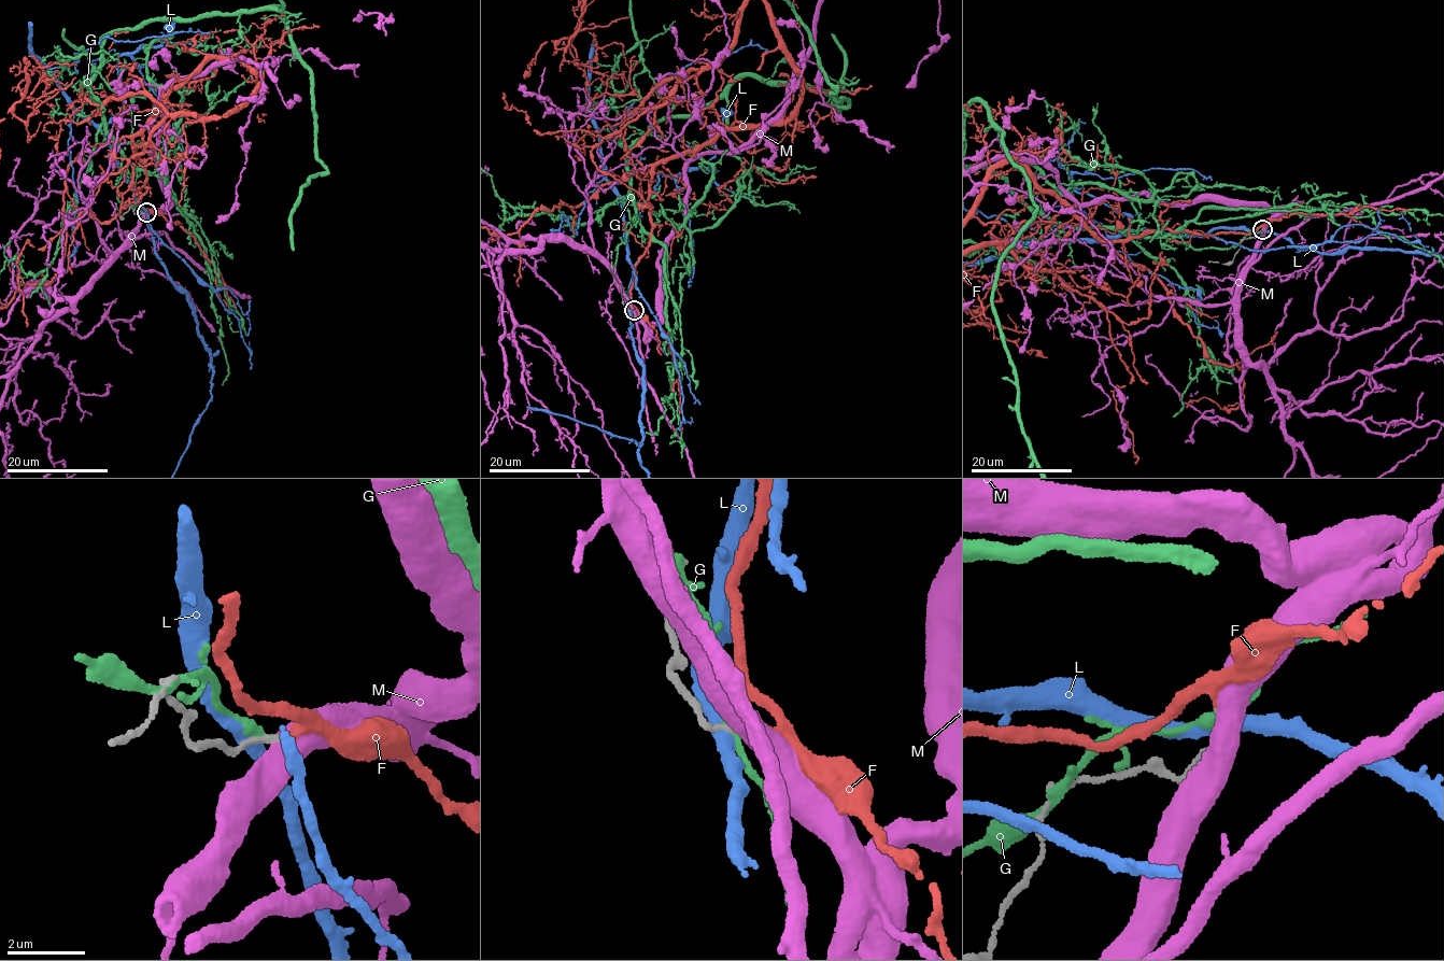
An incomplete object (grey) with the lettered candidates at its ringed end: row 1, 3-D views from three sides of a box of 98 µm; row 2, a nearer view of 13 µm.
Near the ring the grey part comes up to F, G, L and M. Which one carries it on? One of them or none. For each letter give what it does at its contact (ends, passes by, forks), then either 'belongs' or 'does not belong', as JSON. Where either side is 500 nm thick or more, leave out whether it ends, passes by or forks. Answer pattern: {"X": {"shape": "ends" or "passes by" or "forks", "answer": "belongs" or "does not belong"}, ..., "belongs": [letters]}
{"F": {"shape": "passes by", "answer": "belongs"}, "G": {"shape": "passes by", "answer": "does not belong"}, "L": {"shape": "passes by", "answer": "does not belong"}, "M": {"answer": "does not belong"}, "belongs": ["F"]}

